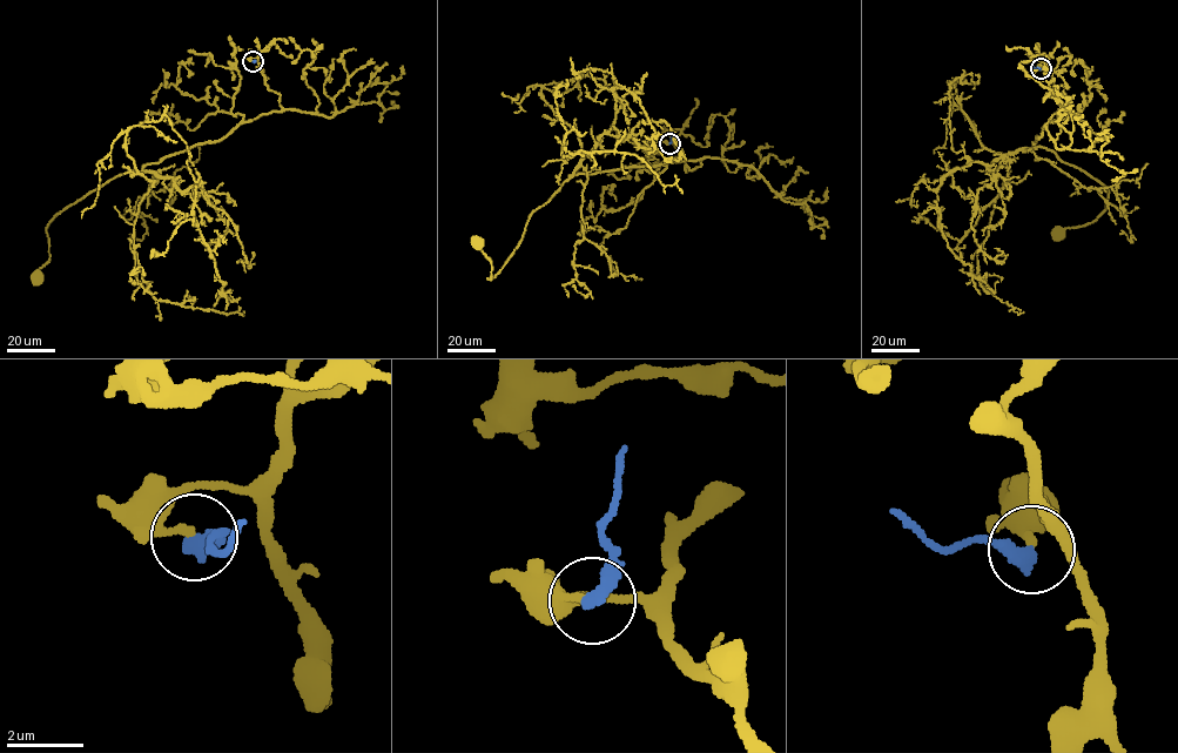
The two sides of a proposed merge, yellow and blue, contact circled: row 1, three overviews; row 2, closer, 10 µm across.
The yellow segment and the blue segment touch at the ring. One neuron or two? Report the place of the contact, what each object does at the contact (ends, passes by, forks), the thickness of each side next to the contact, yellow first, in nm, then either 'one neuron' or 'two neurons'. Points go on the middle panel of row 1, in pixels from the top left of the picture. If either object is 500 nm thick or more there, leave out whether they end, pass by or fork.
at (670, 143); yellow ends there; blue ends there; 190 nm thick on the yellow side, 440 nm on the other; two neurons

